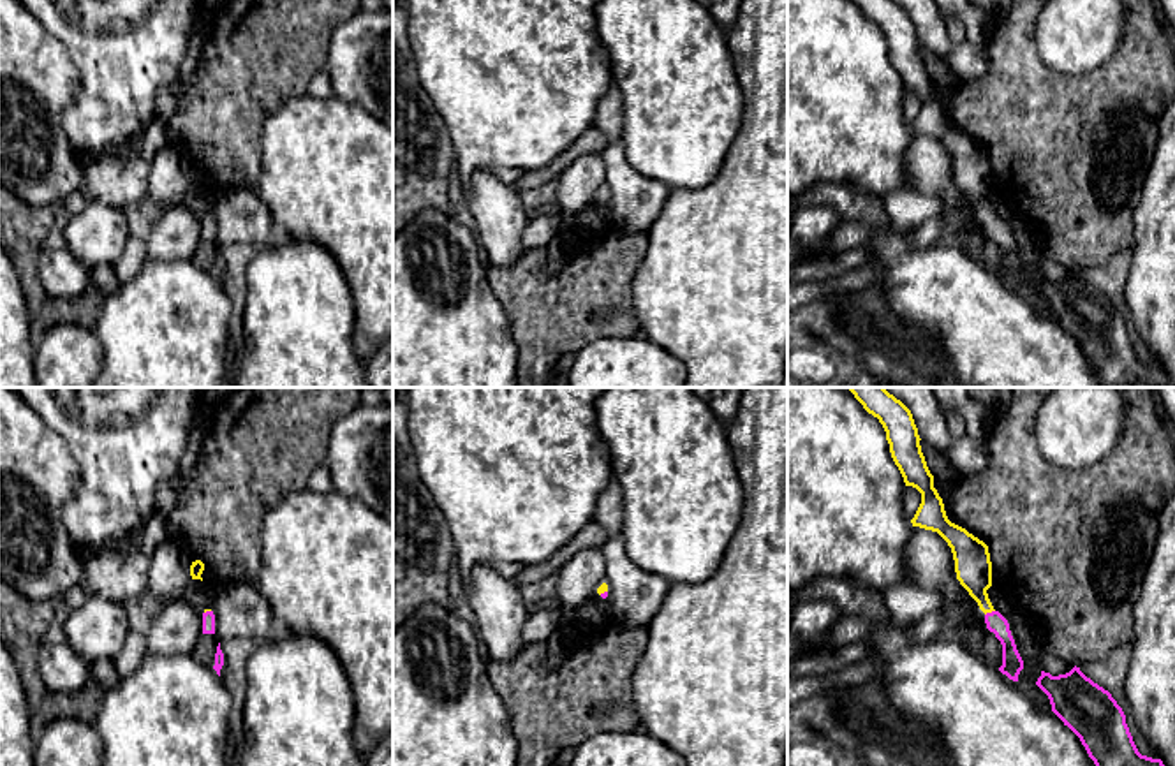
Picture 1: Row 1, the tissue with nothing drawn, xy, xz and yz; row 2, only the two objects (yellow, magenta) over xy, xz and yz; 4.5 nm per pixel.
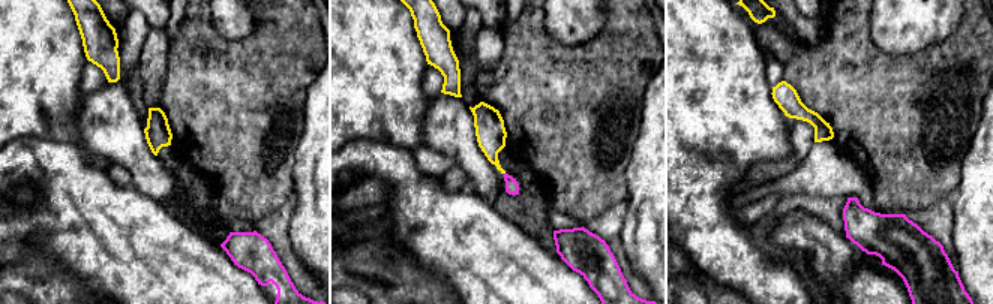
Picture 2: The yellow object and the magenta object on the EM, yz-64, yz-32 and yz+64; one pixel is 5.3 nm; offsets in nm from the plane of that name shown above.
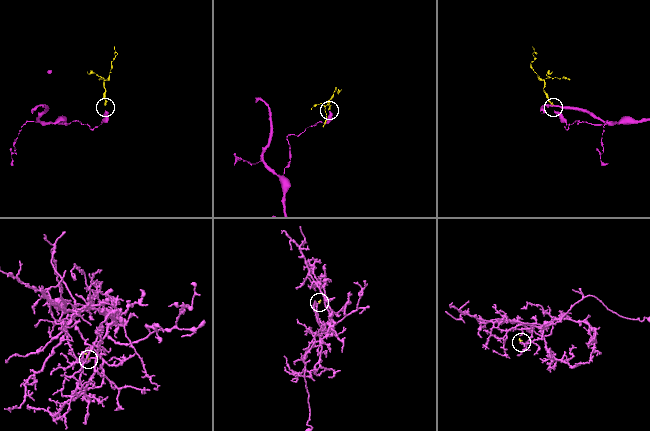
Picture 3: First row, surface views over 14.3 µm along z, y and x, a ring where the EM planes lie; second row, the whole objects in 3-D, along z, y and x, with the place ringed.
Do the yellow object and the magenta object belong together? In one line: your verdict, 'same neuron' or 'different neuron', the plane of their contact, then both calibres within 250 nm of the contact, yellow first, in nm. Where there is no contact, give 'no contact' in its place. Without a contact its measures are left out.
same neuron | yz | 170/90 nm

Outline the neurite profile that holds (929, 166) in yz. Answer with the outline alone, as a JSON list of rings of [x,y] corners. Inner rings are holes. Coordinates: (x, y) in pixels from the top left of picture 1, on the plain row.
[[[913,132],[904,169],[911,190],[923,195],[941,195],[944,211],[967,210],[964,192],[957,185],[951,153],[937,137]]]

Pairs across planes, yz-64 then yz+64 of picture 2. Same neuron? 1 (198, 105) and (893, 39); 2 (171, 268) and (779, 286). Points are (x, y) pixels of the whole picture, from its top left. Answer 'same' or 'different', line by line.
1: different
2: different

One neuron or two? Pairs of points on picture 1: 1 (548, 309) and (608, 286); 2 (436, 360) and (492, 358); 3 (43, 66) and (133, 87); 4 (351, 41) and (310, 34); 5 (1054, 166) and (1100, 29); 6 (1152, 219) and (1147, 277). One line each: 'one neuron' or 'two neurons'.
1: one neuron
2: one neuron
3: two neurons
4: two neurons
5: two neurons
6: one neuron

